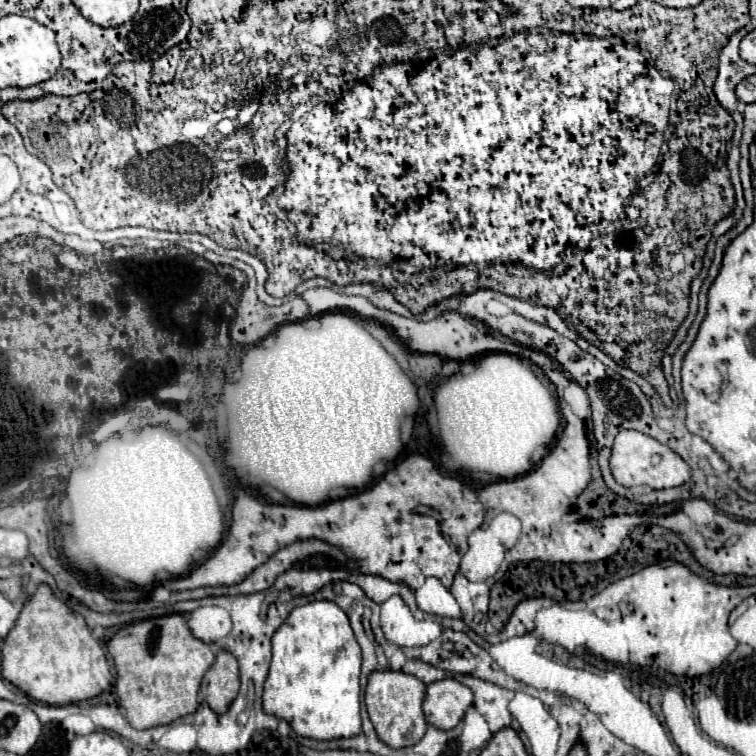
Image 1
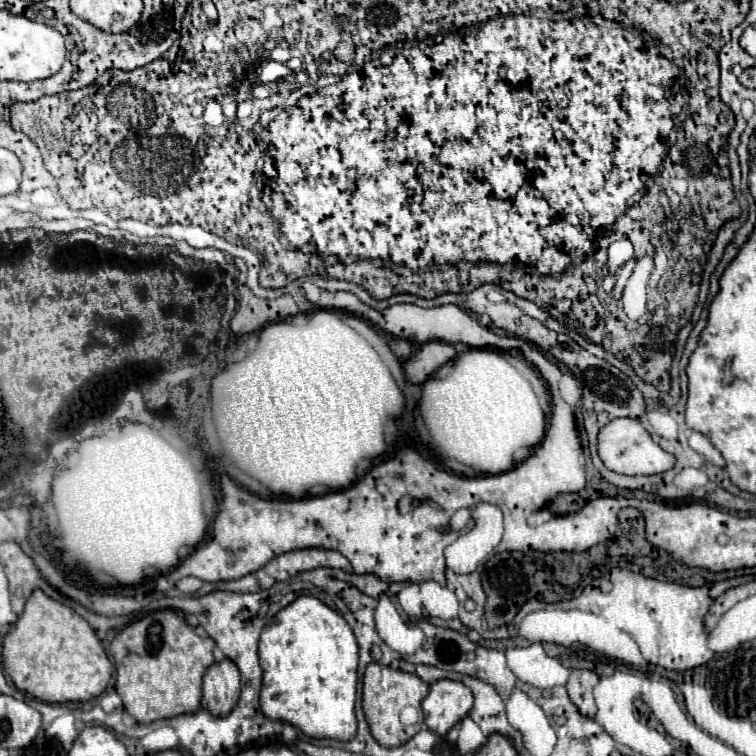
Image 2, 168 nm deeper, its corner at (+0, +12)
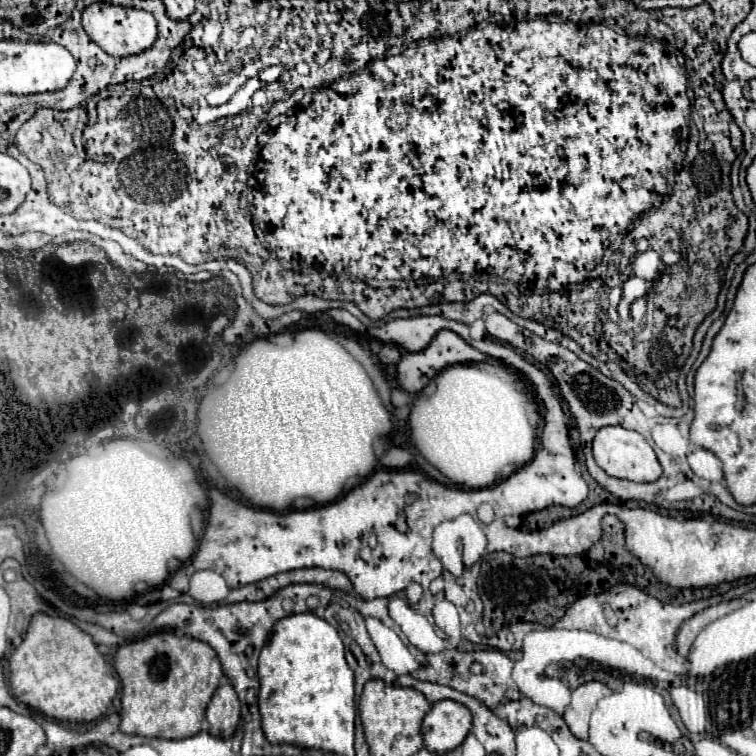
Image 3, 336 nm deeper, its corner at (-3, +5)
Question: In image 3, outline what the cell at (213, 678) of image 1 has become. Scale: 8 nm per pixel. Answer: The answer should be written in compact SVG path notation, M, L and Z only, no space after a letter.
M223 681L215 689L215 695L207 705L207 721L211 725L209 733L221 739L229 739L239 723L239 711L241 711L241 703L237 699L233 685L229 681Z

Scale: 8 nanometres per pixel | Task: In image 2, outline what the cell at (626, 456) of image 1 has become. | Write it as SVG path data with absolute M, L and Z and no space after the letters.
M616 418L598 432L598 456L608 470L630 476L660 474L674 466L674 456L664 452L656 442L652 442L650 434L642 428L642 424L632 418Z

